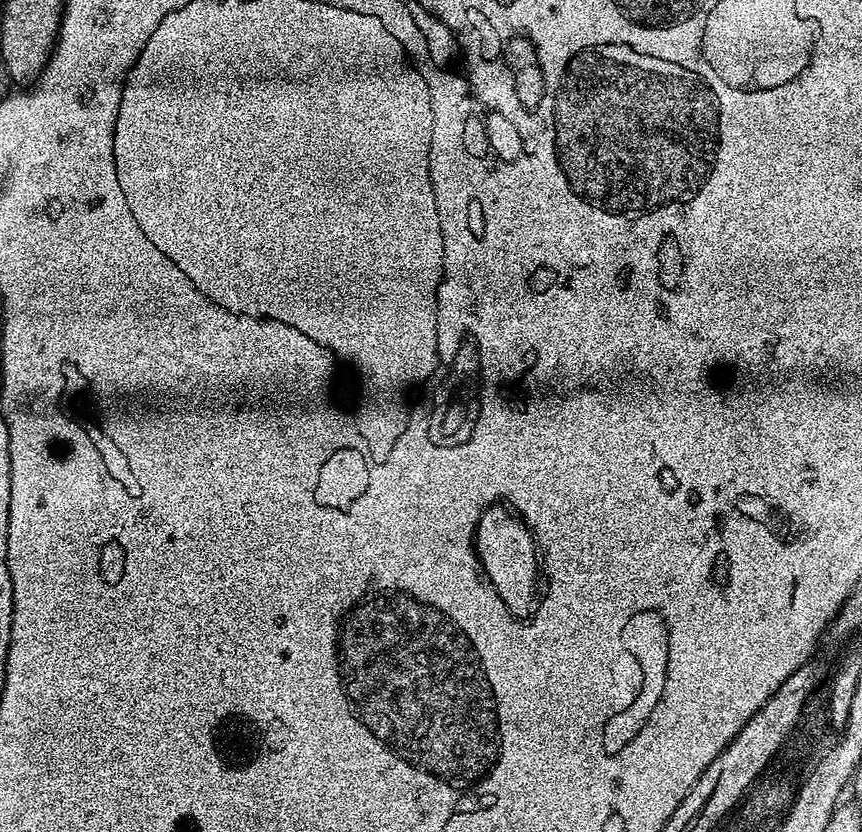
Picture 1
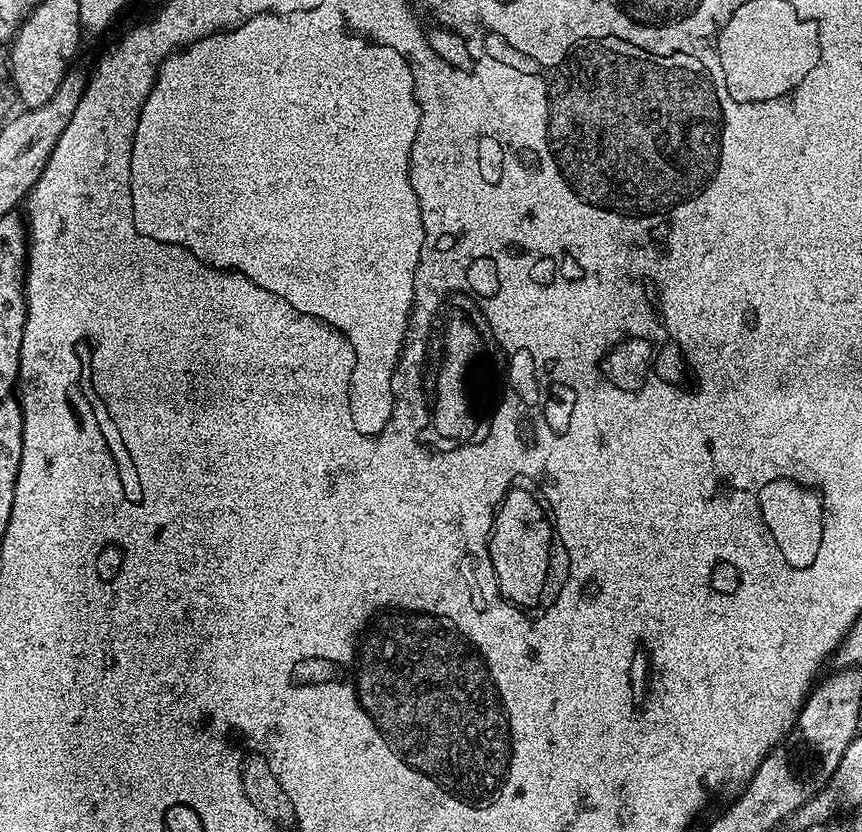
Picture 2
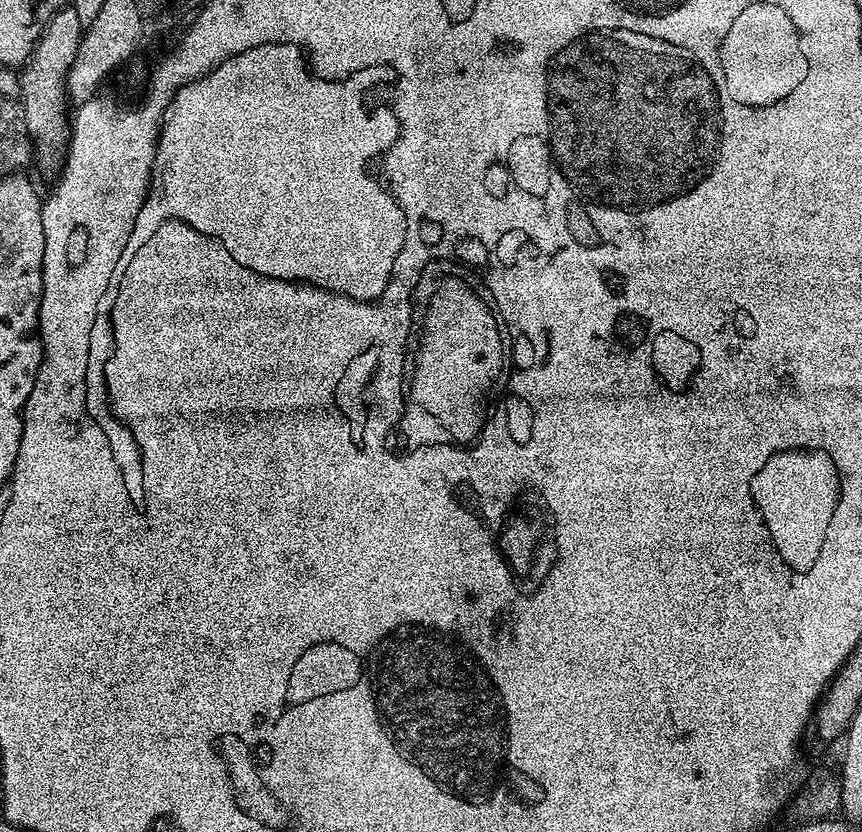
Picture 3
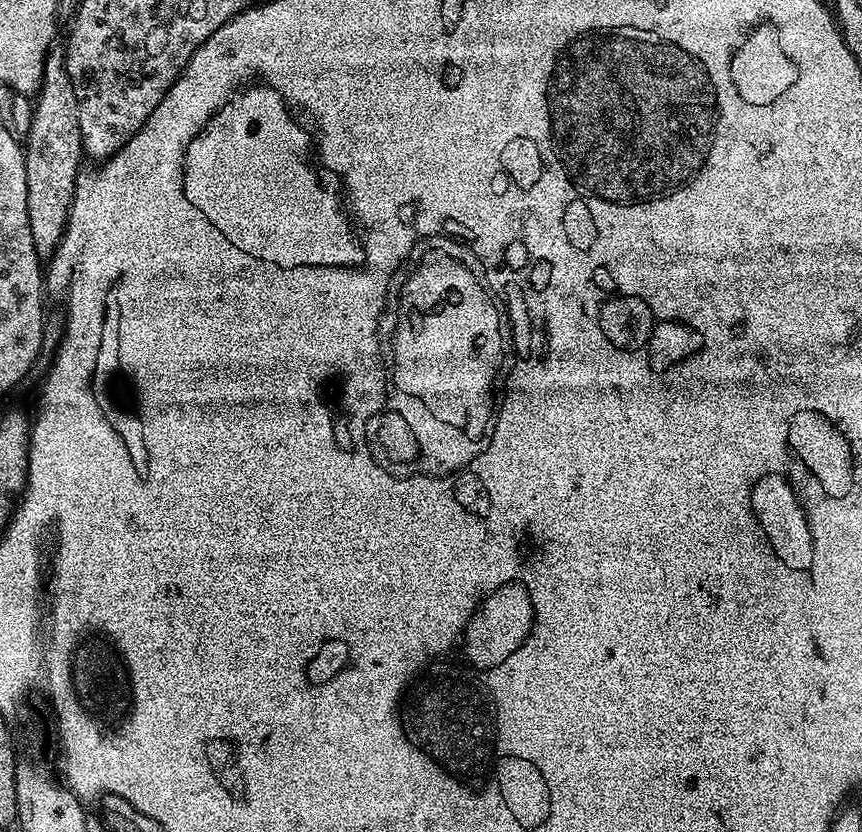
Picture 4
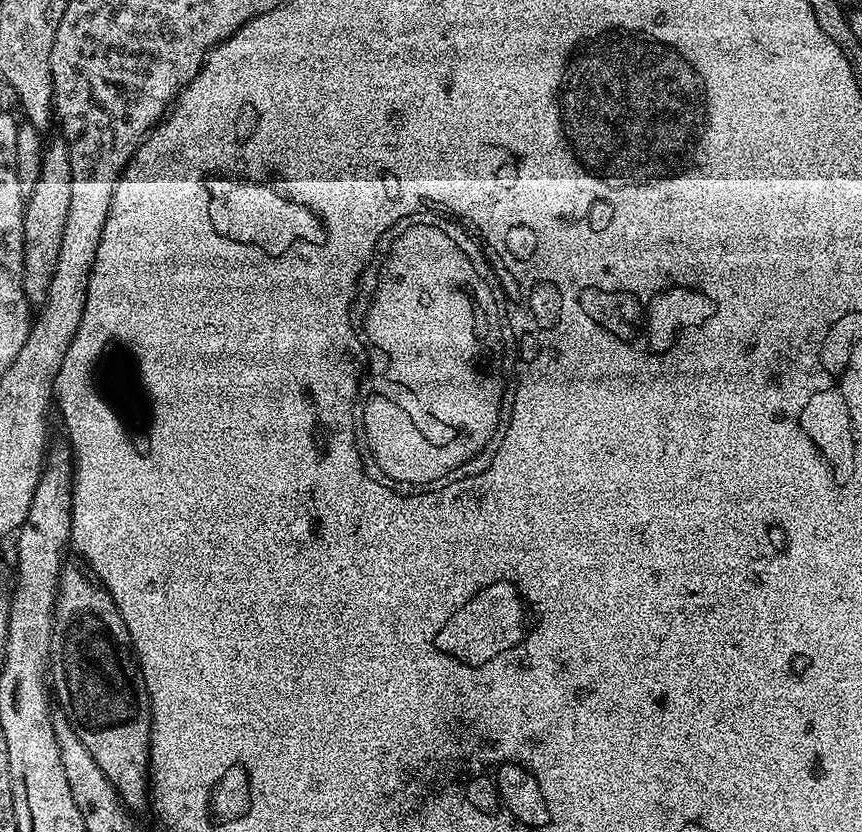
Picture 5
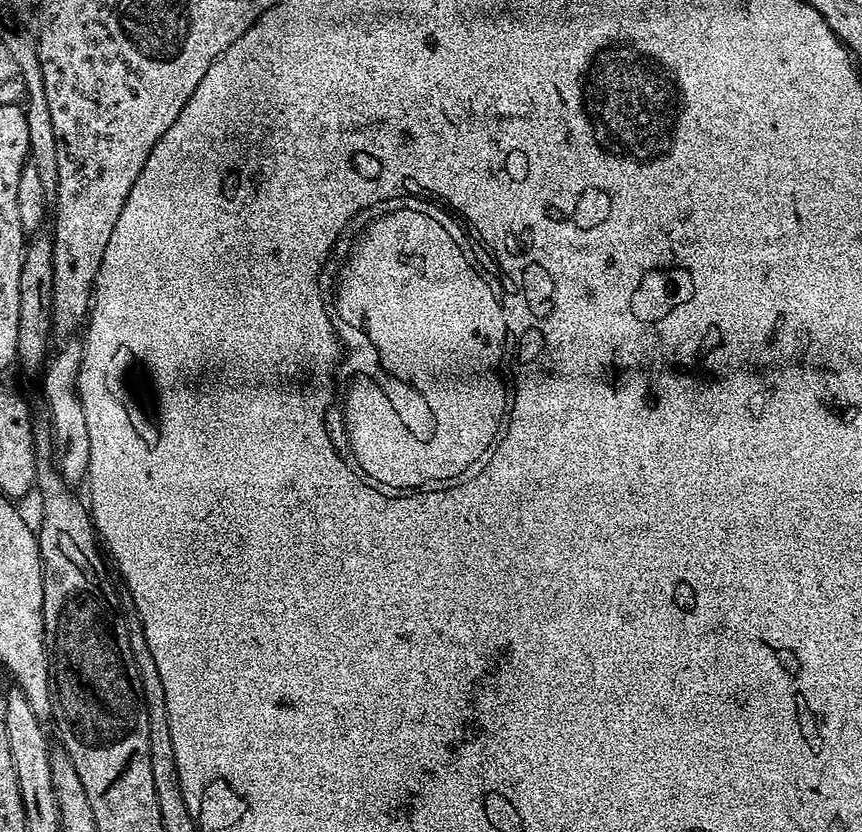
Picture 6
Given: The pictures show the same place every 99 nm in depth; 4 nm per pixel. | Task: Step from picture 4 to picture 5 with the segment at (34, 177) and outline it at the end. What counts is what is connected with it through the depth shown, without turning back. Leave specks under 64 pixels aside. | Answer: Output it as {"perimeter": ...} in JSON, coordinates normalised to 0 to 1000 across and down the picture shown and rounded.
{"perimeter":[[[73,166],[58,167],[50,174],[48,212],[43,224],[28,242],[28,314],[26,315],[26,349],[34,367],[45,368],[58,353],[58,338],[67,316],[67,299],[72,297],[72,280],[81,254],[81,180]]]}

